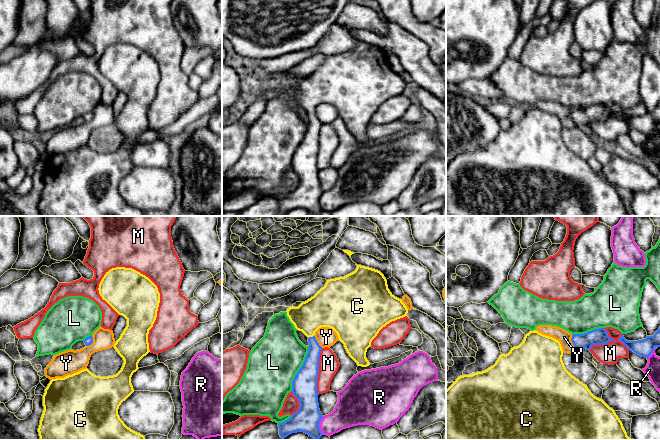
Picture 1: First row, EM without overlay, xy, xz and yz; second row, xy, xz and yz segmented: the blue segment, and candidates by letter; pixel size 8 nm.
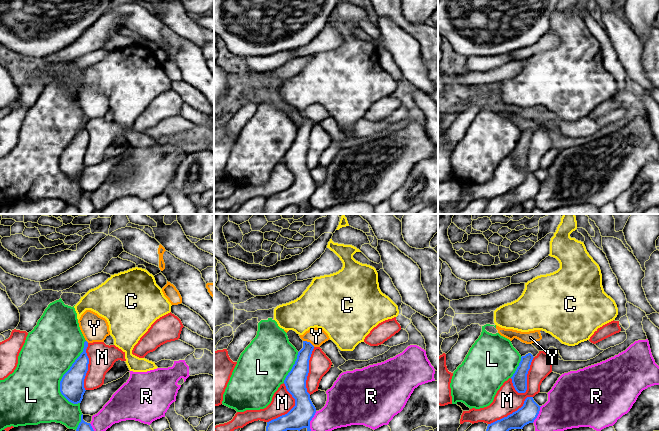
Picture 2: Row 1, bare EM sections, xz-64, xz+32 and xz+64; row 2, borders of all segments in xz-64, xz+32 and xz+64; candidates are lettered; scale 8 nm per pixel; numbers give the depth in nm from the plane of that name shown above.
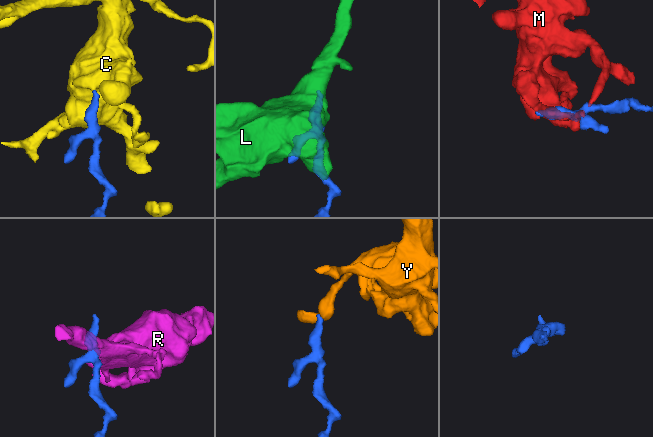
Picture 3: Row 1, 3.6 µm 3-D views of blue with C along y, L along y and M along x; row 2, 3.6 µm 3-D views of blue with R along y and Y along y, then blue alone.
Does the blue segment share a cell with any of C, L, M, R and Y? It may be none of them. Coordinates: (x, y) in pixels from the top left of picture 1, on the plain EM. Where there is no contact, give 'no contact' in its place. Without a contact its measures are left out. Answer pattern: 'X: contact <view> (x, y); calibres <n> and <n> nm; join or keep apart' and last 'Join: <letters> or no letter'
C: contact xz (310, 113); calibres 140 and 280 nm; join
L: contact xz (299, 145); calibres 200 and 400 nm; keep apart
M: contact yz (608, 117); calibres 130 and 170 nm; keep apart
R: contact yz (652, 128); calibres 140 and 120 nm; keep apart
Y: contact yz (572, 118); calibres 130 and 110 nm; keep apart
Join: C

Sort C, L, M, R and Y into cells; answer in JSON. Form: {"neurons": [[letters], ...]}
{"neurons": [["C"], ["L"], ["M"], ["R"], ["Y"]]}

